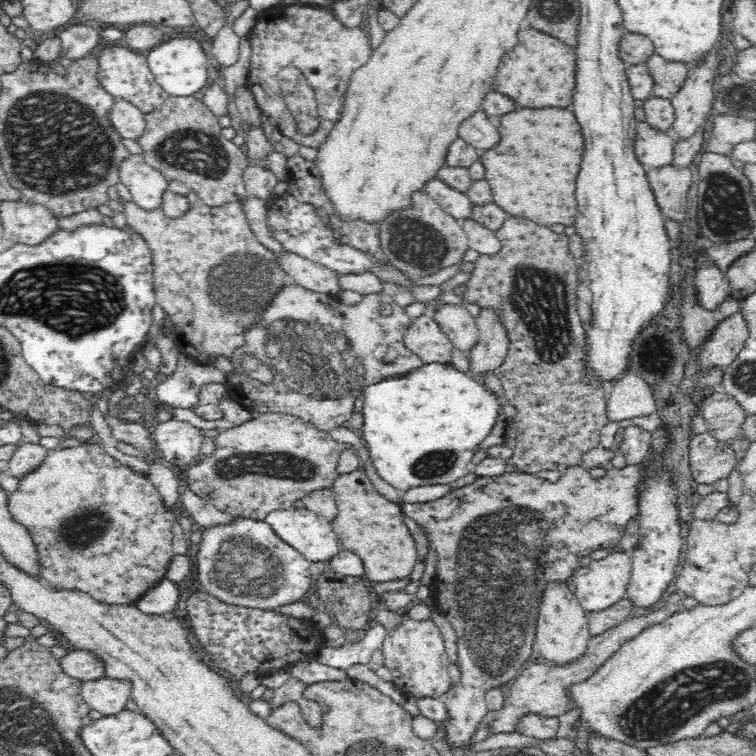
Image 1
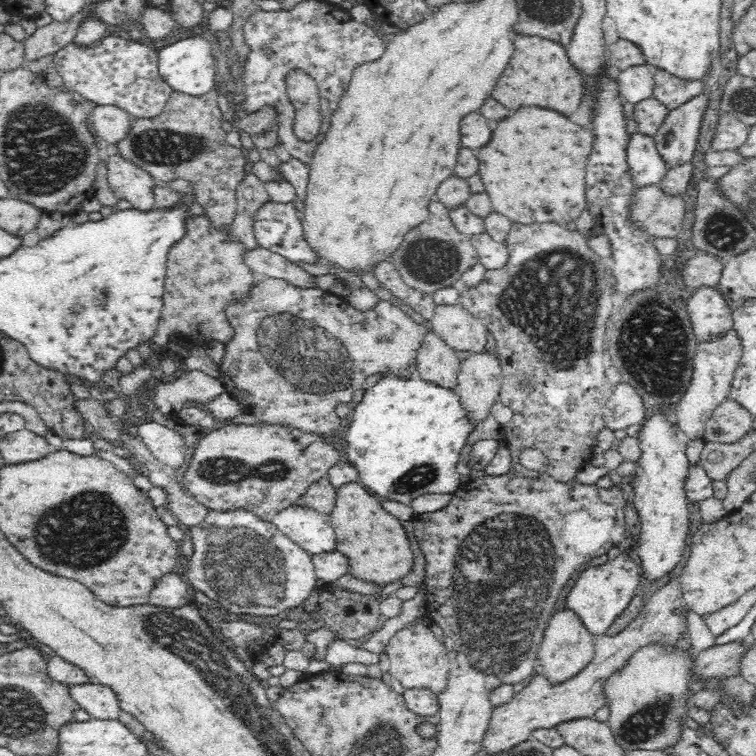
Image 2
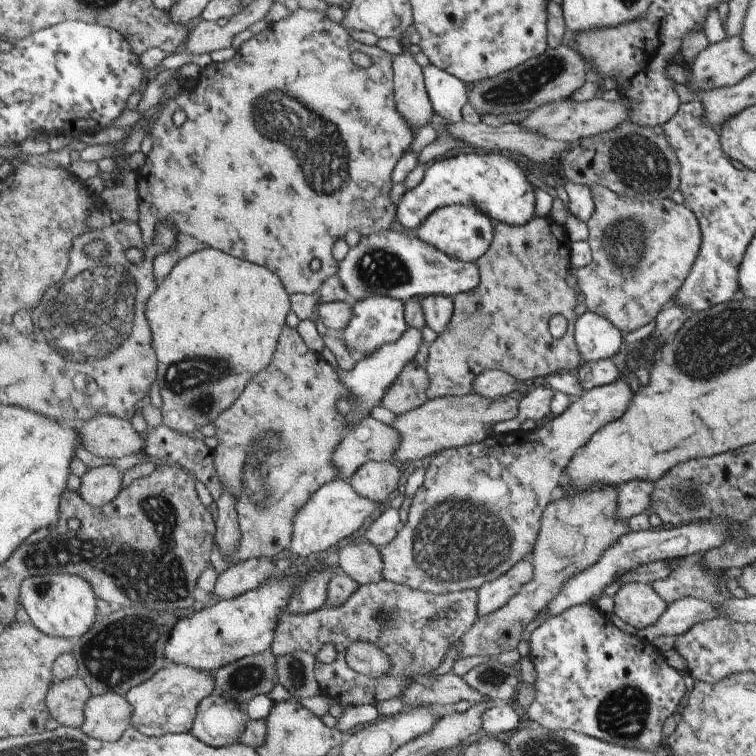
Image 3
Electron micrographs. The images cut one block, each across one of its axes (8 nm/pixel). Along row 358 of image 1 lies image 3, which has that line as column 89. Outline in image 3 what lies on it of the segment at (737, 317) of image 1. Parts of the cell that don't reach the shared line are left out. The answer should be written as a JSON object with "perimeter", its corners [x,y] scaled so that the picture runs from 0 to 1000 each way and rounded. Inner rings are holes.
{"perimeter":[[[140,915],[122,921],[114,931],[108,964],[138,980],[156,980],[175,958],[175,931],[167,921]]]}

